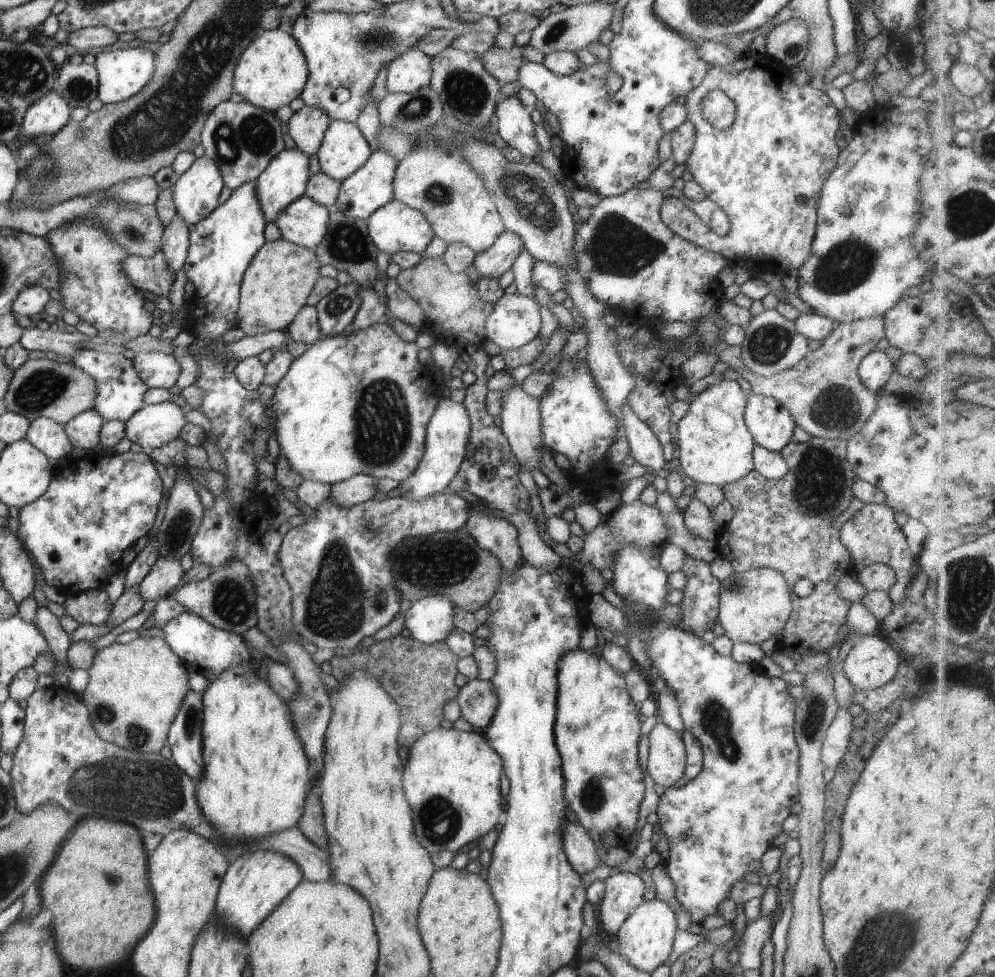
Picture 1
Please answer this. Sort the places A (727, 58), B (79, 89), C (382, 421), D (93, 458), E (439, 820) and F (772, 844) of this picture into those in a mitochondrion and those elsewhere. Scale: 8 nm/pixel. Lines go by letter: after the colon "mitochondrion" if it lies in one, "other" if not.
A: other
B: mitochondrion
C: mitochondrion
D: other
E: mitochondrion
F: other

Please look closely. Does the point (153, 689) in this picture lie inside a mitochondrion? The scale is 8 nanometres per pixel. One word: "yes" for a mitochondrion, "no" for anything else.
no

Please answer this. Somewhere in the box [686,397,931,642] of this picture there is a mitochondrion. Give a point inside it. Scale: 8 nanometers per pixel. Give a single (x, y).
(820, 482)

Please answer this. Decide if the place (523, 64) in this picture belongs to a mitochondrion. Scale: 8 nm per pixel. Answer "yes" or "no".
no

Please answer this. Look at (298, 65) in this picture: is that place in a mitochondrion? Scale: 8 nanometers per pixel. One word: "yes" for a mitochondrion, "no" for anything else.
no

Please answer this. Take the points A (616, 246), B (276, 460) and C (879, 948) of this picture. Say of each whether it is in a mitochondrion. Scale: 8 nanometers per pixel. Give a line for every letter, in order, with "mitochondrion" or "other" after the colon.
A: mitochondrion
B: other
C: mitochondrion

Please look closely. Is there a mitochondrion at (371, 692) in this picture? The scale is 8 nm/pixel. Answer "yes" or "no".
no

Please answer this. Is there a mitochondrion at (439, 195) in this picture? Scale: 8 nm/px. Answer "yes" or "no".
yes

